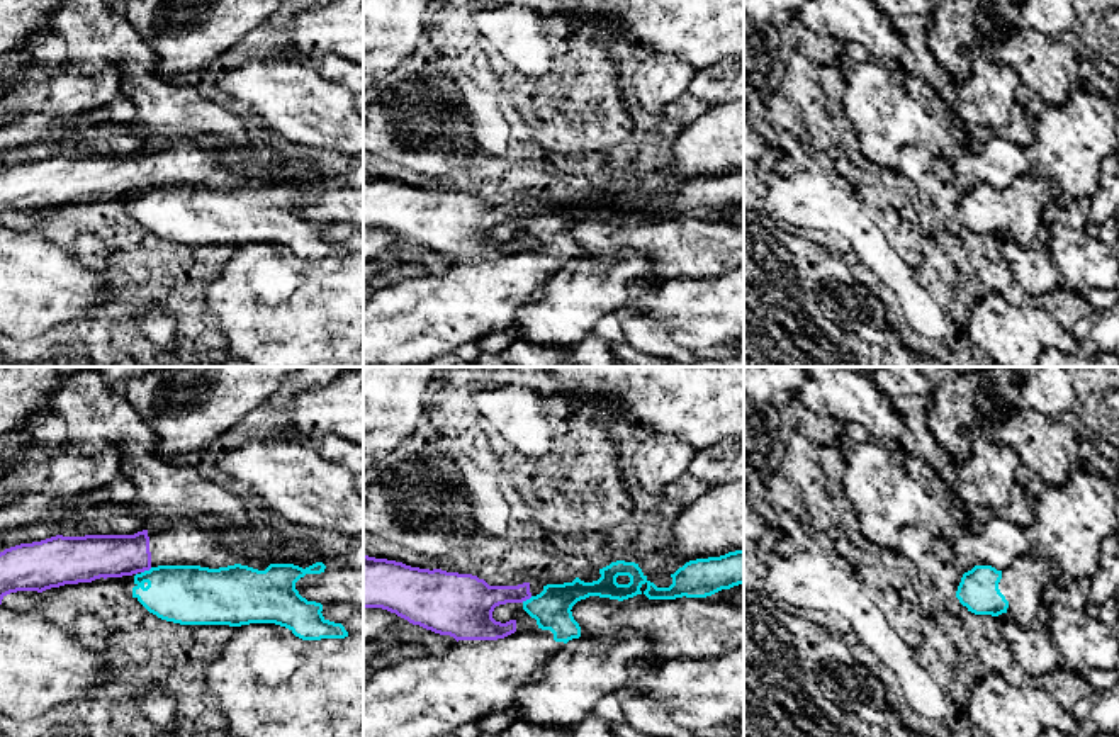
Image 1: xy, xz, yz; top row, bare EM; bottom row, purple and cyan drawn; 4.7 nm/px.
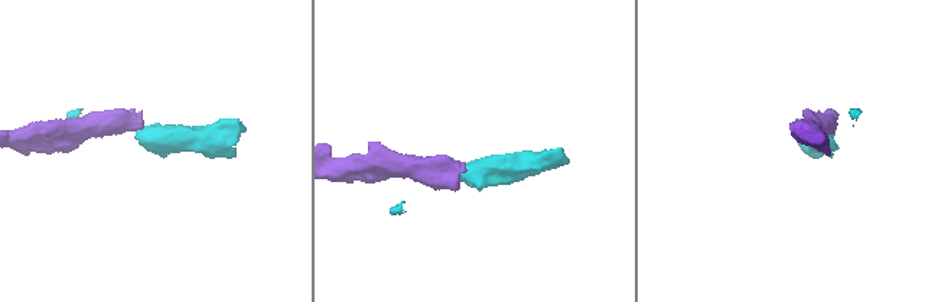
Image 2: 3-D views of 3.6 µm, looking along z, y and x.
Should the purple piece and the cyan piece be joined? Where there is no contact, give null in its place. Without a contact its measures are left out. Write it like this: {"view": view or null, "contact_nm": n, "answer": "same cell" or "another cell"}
{"view": "xy", "contact_nm": 60, "answer": "another cell"}

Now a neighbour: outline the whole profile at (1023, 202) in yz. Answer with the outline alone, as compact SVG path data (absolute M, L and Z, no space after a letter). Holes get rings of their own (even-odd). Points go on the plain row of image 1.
M1029 168L1002 190L975 185L964 192L956 217L975 234L1009 233L1021 246L1034 246L1043 211L1060 199L1060 185Z

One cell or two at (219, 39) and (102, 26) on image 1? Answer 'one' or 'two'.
two

